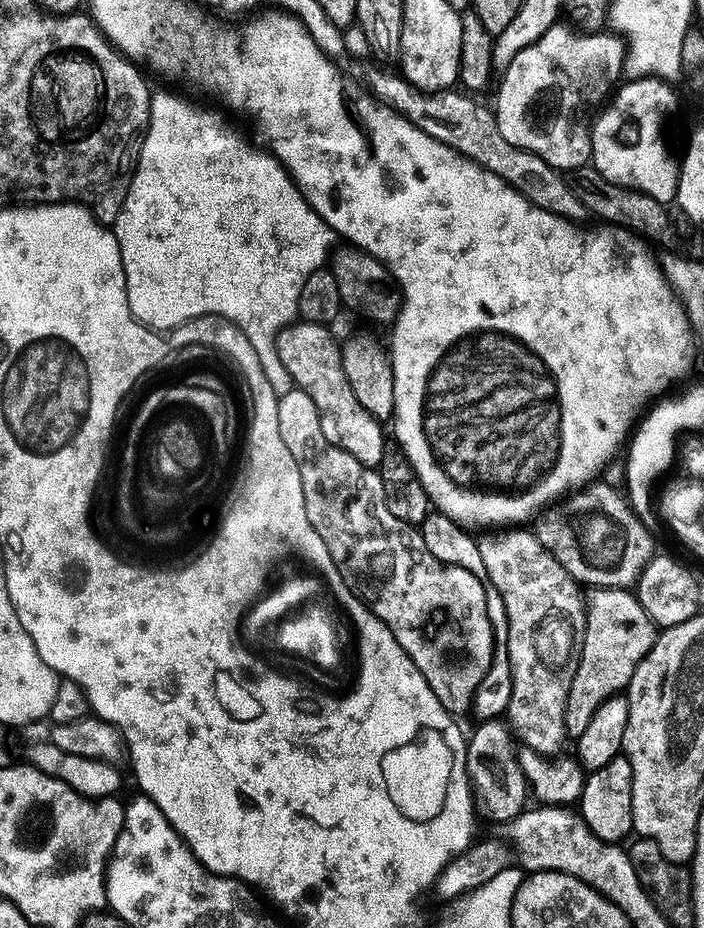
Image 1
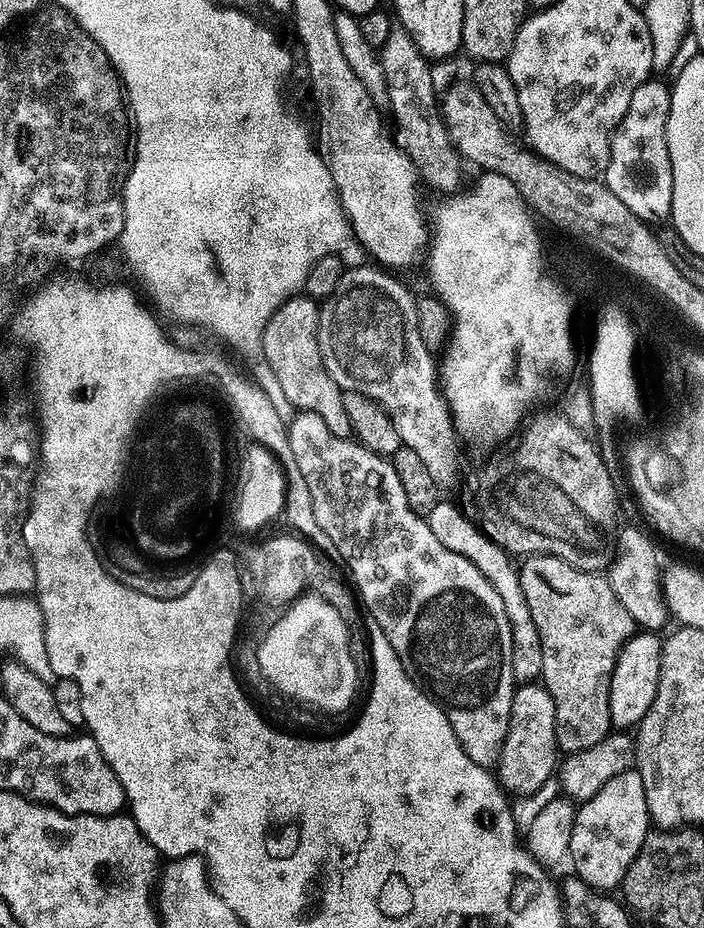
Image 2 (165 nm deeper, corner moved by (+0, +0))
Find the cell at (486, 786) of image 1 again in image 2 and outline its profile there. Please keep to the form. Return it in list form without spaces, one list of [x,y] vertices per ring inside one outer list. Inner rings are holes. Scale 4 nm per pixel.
[[[543,683],[519,685],[512,694],[508,729],[500,743],[500,754],[494,765],[494,775],[505,793],[517,798],[529,796],[539,790],[544,783],[553,779],[557,768],[554,698],[550,698]]]

